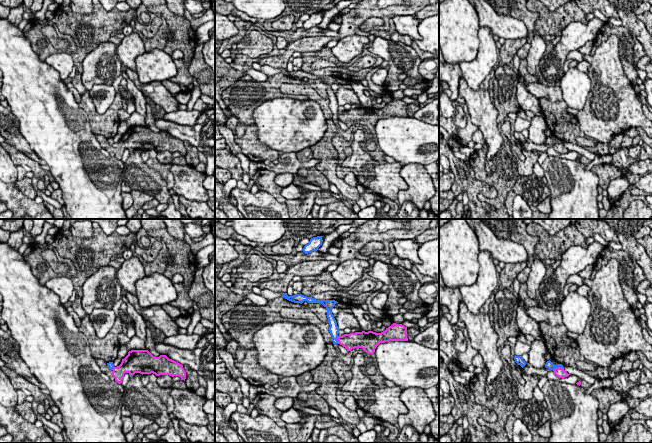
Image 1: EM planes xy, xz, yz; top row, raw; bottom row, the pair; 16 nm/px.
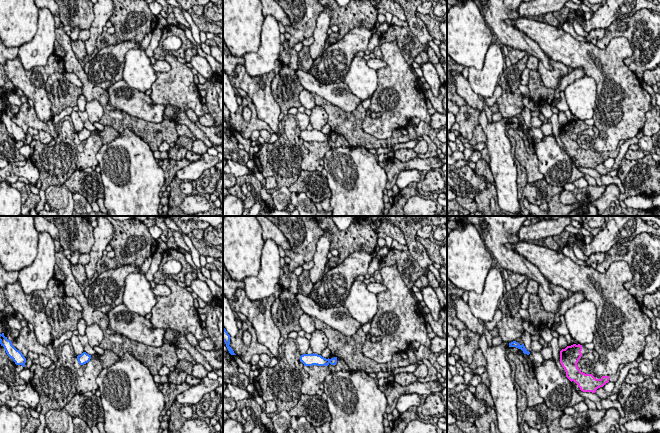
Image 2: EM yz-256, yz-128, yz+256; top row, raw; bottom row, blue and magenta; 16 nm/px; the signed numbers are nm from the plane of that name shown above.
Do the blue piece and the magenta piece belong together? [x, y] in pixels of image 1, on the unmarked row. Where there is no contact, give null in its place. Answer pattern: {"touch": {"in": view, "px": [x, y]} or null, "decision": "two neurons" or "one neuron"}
{"touch": {"in": "yz", "px": [558, 143]}, "decision": "two neurons"}

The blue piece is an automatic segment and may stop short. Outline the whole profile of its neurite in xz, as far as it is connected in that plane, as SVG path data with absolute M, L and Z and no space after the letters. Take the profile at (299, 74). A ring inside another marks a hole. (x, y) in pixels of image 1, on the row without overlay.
M283 69L282 73L294 78L294 79L300 79L302 80L304 77L307 77L308 79L321 79L326 85L327 85L327 94L328 94L328 99L330 101L329 103L329 108L332 112L332 118L333 120L338 120L338 102L337 102L337 98L332 90L332 85L335 82L336 79L338 79L335 76L316 76L312 73L307 73L304 72L302 70L297 70L297 71L293 71L293 72L288 72L287 69Z

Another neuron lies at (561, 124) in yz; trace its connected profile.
M546 98L539 99L539 106L545 116L545 122L551 134L560 140L577 144L576 137L580 136L580 124L576 117L572 117L565 102L551 102Z

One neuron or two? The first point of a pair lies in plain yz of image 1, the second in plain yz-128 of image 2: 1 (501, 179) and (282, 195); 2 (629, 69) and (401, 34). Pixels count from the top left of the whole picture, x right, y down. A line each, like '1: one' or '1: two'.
1: two
2: one

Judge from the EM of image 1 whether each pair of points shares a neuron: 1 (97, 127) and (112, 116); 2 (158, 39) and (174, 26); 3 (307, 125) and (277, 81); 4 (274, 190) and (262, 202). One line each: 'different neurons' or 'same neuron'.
1: same neuron
2: different neurons
3: different neurons
4: different neurons

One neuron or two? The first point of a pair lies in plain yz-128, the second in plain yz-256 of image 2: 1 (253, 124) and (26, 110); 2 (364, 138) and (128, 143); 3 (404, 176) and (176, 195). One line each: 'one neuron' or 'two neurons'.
1: one neuron
2: two neurons
3: two neurons

